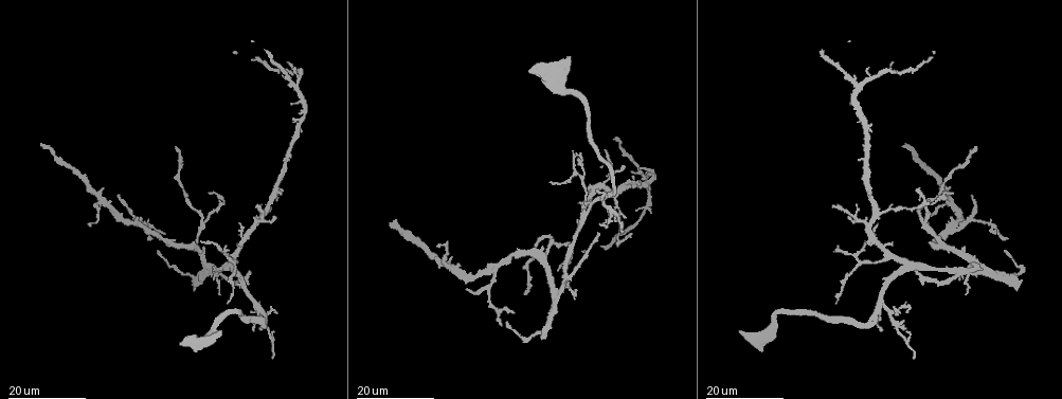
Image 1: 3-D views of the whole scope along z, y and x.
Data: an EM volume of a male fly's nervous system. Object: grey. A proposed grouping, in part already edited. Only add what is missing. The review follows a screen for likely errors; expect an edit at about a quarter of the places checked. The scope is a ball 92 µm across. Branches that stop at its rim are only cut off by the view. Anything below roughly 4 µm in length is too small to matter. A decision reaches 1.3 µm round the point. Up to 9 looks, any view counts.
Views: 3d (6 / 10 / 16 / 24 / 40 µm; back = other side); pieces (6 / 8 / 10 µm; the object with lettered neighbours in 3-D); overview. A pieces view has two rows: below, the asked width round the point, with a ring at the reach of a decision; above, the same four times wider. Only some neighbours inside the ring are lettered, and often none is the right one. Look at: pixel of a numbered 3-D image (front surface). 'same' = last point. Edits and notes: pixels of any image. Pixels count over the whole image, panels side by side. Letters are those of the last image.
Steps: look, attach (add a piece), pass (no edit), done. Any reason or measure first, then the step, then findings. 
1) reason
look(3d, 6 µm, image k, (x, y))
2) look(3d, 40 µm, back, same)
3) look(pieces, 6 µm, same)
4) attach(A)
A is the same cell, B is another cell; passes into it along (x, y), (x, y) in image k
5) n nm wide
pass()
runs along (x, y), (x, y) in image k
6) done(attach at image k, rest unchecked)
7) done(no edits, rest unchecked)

free end
look(3d, 24 µm, image 1, (467, 288))

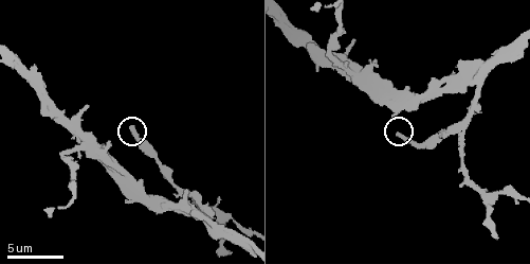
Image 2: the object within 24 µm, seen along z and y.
look(pieces, 10 µm, image 2, (398, 132))

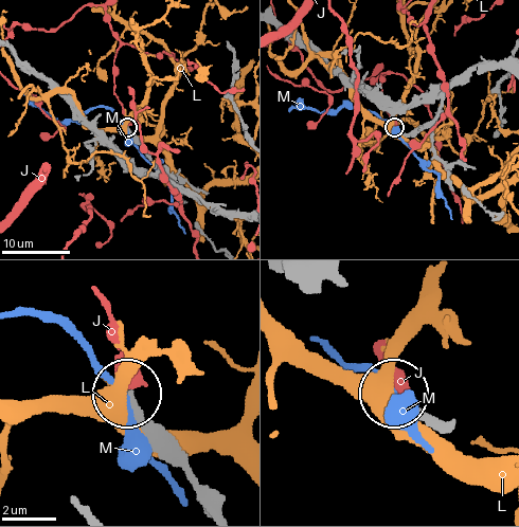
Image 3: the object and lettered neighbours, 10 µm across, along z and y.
270 nm wide
pass()
J, L and M are other cells; none of them fits

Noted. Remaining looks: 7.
tapers out
look(pieces, 8 µm, image 2, (87, 107))

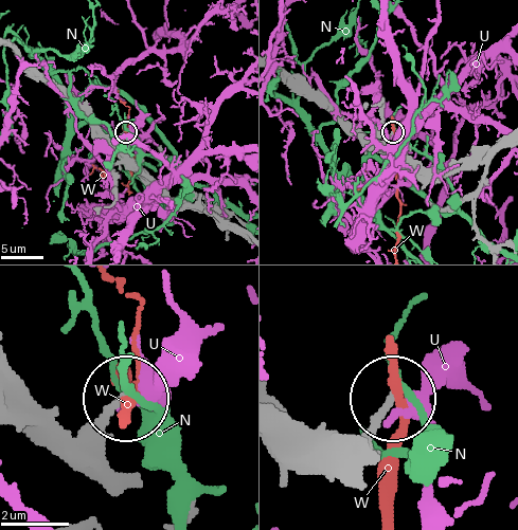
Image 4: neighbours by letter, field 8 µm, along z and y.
pass()
N, U and W are other cells; runs along (376, 457), (373, 428), (387, 405) in image 4; no lettered piece goes on from it

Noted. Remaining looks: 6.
an open end
look(3d, 24 µm, image 1, (1007, 252))

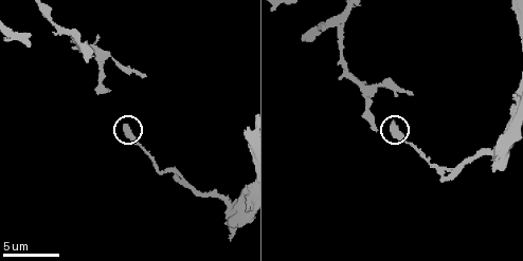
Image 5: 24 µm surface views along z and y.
see the neighbours
look(pieces, 6 µm, image 5, (393, 124))

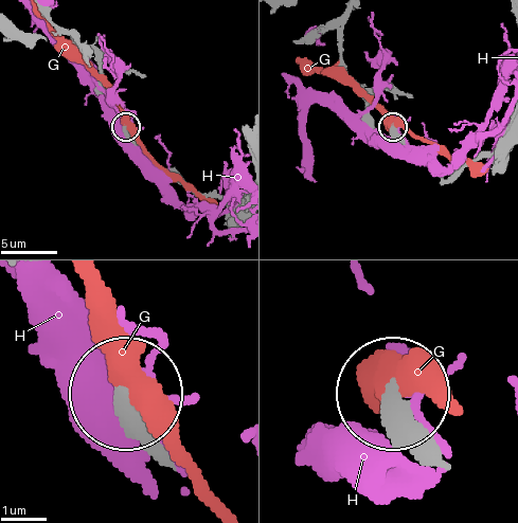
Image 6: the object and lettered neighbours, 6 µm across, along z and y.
330 nm wide
pass()
G and H are other cells; runs along (434, 450), (399, 396) in image 6; none of them fits

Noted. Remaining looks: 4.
end of a long branch
look(3d, 16 µm, image 1, (916, 271))

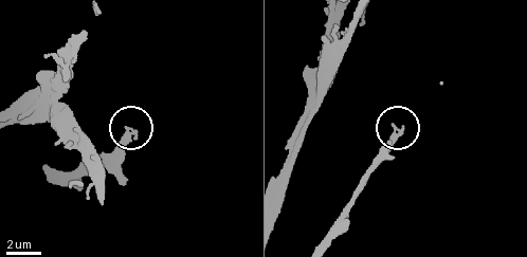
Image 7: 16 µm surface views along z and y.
look(pieces, 8 µm, image 7, (395, 126))

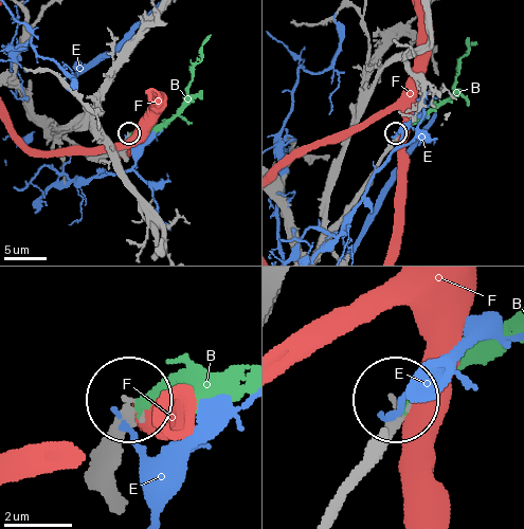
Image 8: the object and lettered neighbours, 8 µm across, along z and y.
attach(B)
B is the same cell, E and F are other cells; it goes on there

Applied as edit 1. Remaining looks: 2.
branch stops here
look(3d, 16 µm, image 1, (609, 223))

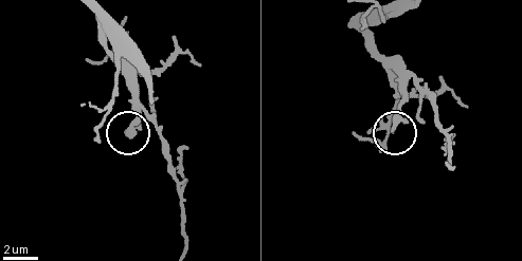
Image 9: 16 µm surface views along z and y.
what lies round it
look(pieces, 6 µm, image 9, (393, 128))

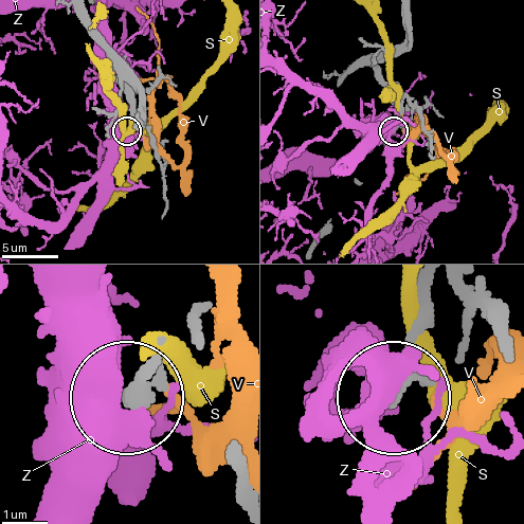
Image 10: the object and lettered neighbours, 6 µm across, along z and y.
pass()
S, V and Z are other cells; no lettered piece goes on from it

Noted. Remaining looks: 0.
done(attach at image 8, rest unchecked)

